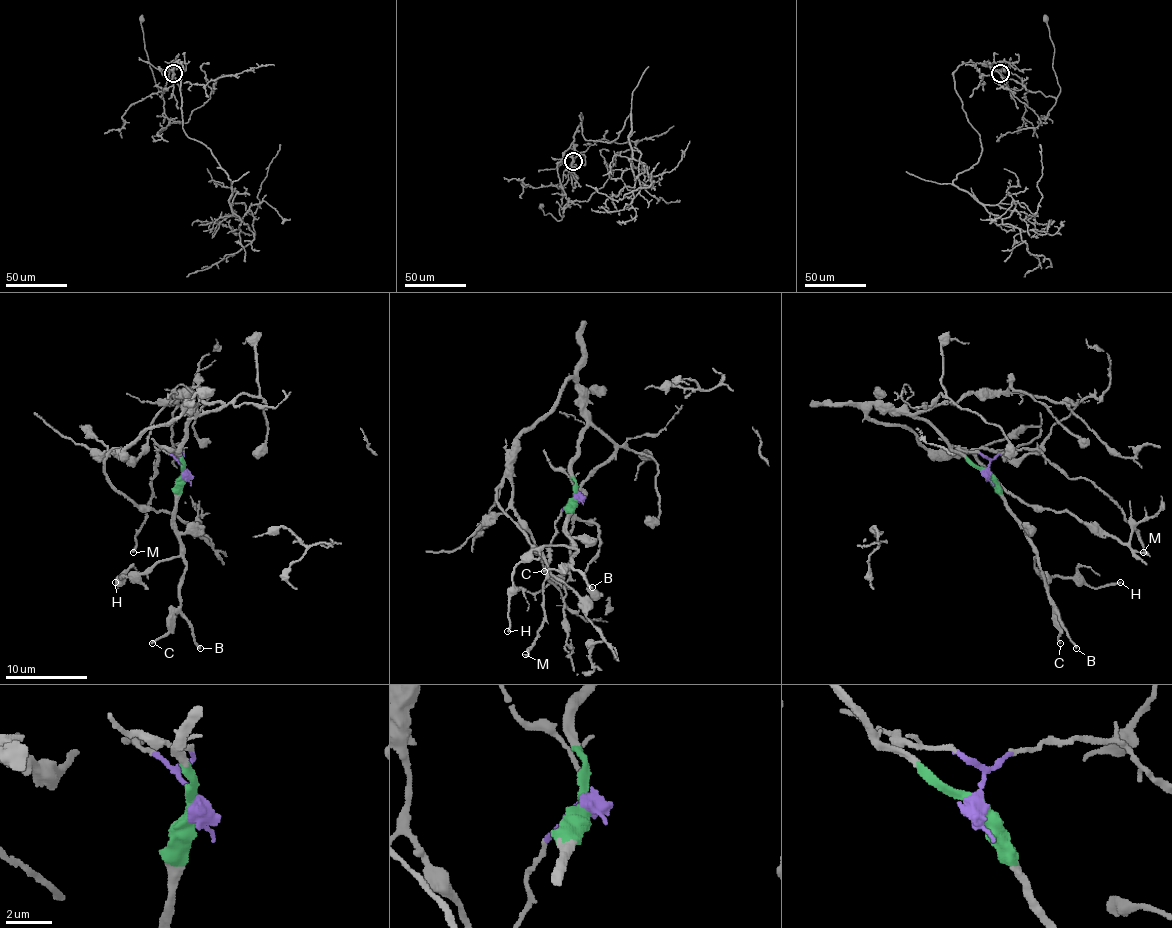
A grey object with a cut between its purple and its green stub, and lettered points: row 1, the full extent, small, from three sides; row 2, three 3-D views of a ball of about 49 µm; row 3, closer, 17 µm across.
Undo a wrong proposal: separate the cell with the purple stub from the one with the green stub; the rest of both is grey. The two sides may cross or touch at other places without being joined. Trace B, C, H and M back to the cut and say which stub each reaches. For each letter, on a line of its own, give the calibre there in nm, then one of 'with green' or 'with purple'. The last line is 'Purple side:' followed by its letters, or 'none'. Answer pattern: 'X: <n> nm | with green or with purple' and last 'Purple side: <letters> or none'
B: 200 nm | with green
C: 190 nm | with green
H: 190 nm | with green
M: 190 nm | with purple
Purple side: M

